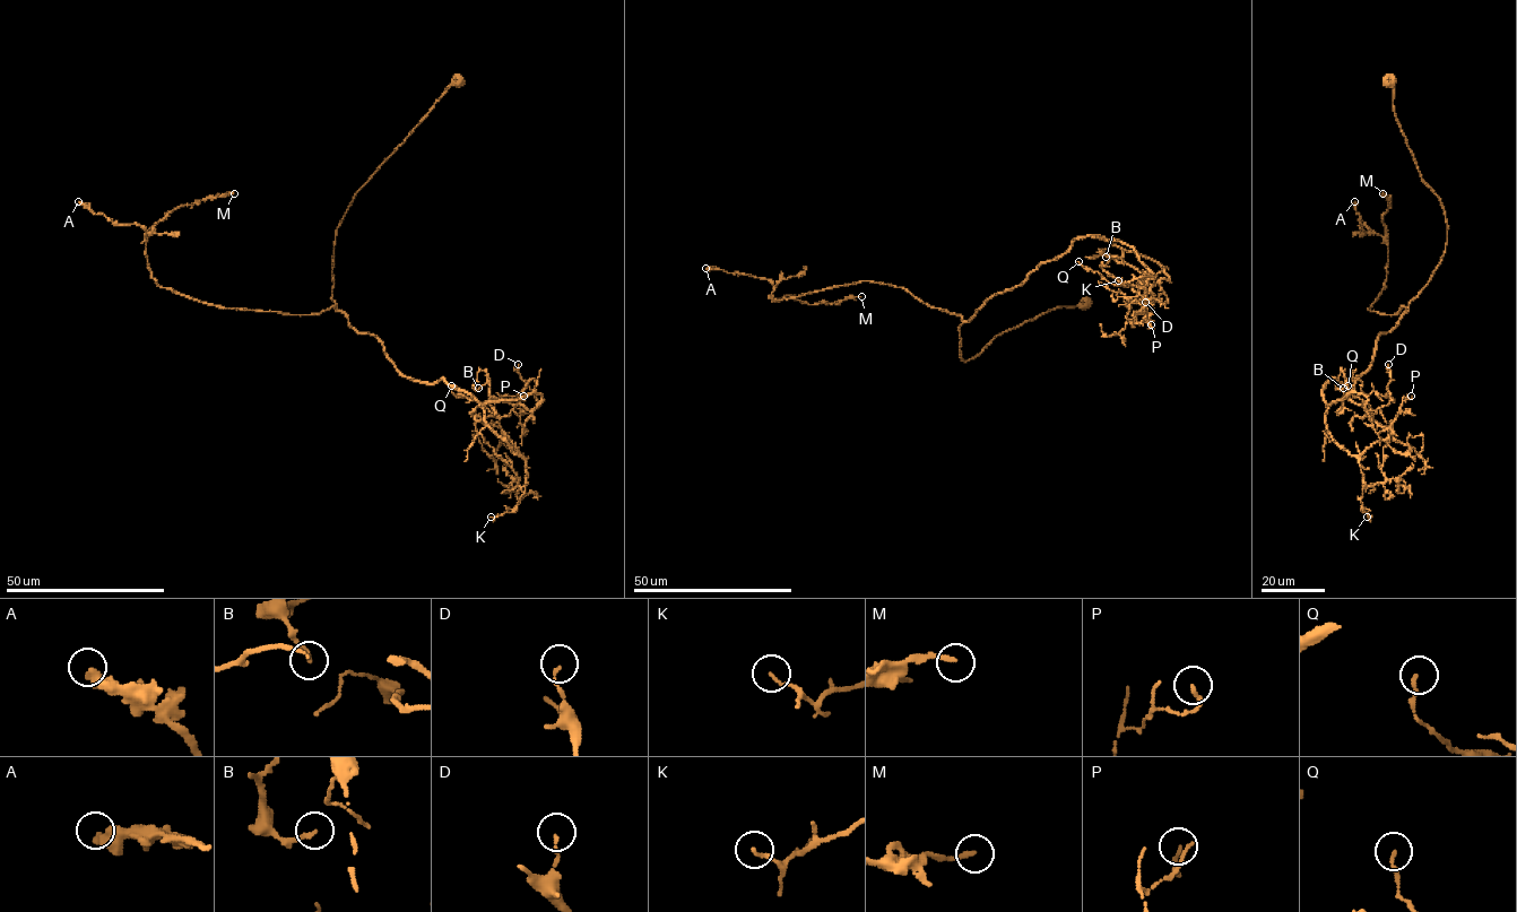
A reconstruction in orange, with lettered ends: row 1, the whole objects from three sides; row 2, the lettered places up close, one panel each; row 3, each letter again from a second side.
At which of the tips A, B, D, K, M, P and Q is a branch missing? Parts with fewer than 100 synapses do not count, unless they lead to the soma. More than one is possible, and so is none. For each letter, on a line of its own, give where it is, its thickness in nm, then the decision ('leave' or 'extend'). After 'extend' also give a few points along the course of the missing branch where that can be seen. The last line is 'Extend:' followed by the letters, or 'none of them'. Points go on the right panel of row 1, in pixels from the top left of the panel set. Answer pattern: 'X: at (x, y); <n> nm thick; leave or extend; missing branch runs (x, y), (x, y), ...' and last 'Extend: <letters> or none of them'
A: at (1354, 201); 380 nm thick; leave
B: at (1343, 388); 100 nm thick; leave
D: at (1388, 364); 100 nm thick; leave
K: at (1367, 517); 140 nm thick; leave
M: at (1383, 193); 180 nm thick; leave
P: at (1411, 396); 160 nm thick; leave
Q: at (1348, 385); 140 nm thick; leave
Extend: none of them

